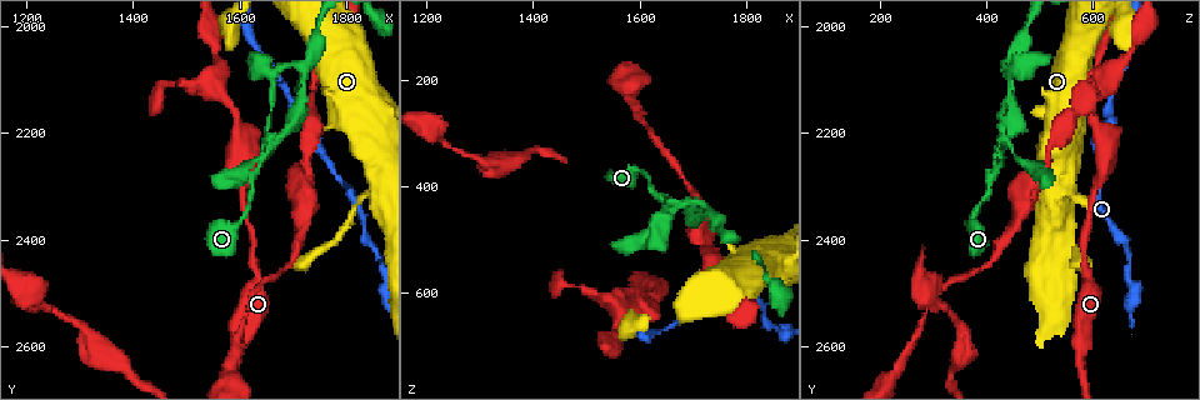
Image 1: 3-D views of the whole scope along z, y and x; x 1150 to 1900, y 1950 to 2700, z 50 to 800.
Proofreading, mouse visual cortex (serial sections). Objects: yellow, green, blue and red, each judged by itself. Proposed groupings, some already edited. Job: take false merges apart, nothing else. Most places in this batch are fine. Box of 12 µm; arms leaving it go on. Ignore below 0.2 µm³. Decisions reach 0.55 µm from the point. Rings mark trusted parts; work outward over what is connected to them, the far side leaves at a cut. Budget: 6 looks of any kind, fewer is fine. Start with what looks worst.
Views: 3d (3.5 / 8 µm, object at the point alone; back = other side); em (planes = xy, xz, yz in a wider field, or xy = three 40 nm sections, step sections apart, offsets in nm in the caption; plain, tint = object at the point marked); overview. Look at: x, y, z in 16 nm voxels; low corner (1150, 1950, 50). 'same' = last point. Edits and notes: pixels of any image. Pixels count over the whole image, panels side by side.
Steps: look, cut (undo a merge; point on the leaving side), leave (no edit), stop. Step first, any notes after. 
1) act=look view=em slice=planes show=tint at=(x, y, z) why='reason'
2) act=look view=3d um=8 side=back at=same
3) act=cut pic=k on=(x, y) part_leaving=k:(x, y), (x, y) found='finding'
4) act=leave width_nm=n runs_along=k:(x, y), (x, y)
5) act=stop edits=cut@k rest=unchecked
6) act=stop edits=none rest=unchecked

act=look view=3d um=8 at=(1665, 2225, 430) why='two arms in line, one across'

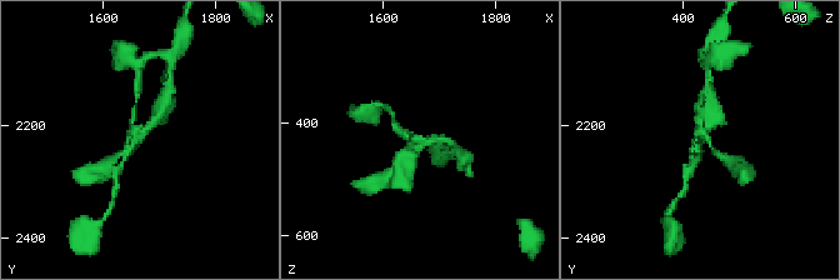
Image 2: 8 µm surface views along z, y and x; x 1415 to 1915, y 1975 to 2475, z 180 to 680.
act=look view=em slice=xy step=5 show=tint at=(1670, 2225, 440) why='shape alone is not enough'

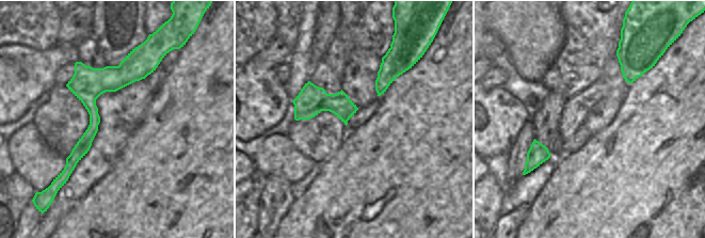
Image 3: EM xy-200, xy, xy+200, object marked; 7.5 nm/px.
act=leave found='all the same cell'

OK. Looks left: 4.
act=look view=3d um=3.5 at=(1720, 2080, 435) why='abrupt turn'

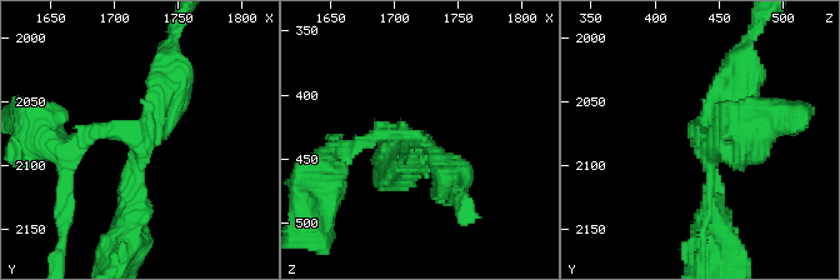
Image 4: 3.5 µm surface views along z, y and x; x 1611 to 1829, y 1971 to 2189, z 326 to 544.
act=look view=em slice=planes show=tint at=(1722, 2082, 438) arms=3 arm_widths_nm=200,250,400

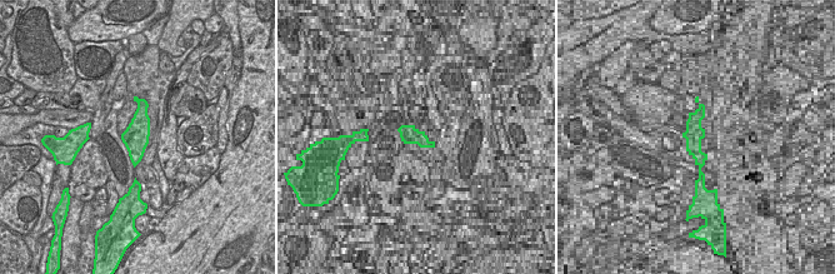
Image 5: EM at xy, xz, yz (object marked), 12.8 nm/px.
act=look view=em slice=xy step=2 show=tint at=same why='cut it another way'

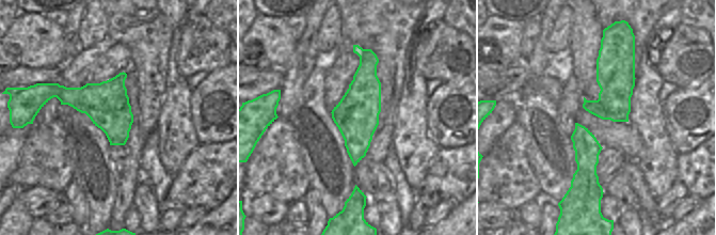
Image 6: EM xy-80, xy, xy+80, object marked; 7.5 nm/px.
act=leave runs_along=6:(355, 47), (365, 90), (354, 160) found='one cell here'

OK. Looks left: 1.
act=stop edits=none rest=unchecked

